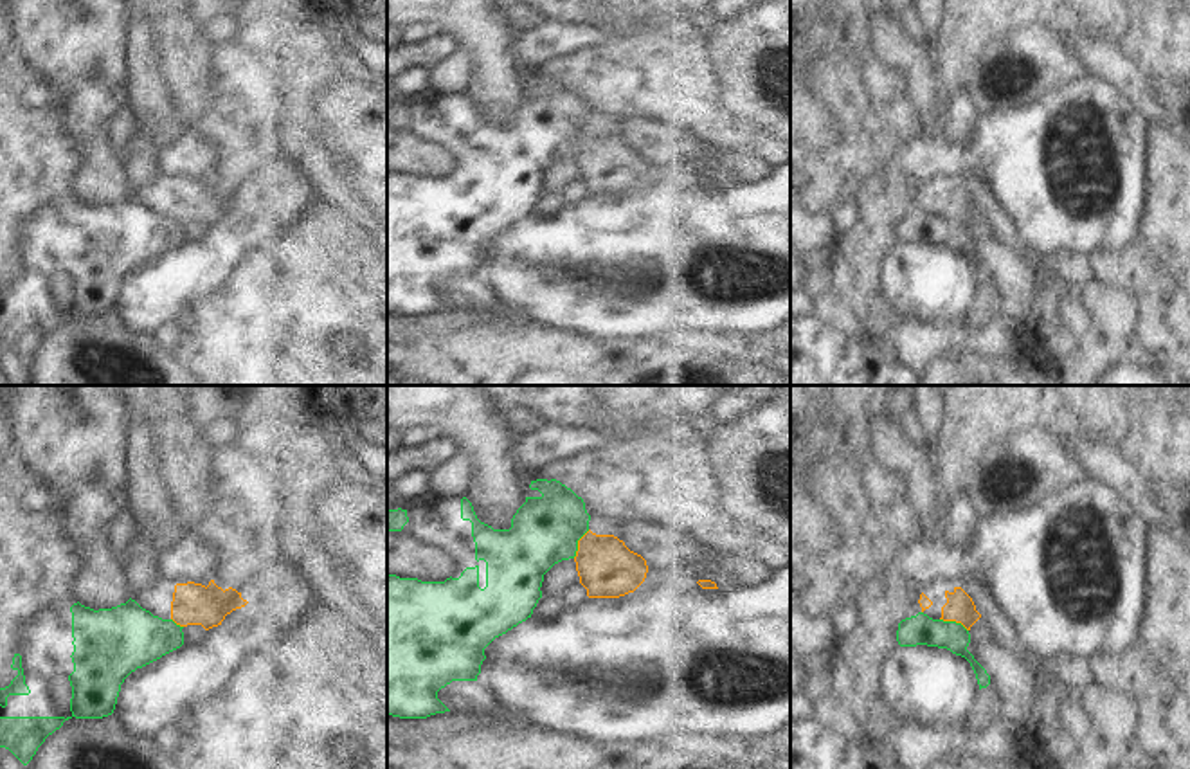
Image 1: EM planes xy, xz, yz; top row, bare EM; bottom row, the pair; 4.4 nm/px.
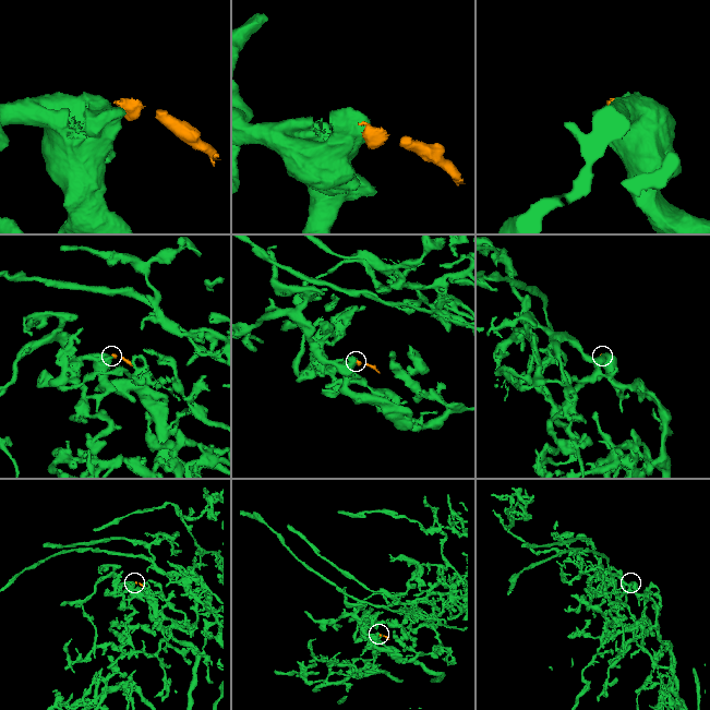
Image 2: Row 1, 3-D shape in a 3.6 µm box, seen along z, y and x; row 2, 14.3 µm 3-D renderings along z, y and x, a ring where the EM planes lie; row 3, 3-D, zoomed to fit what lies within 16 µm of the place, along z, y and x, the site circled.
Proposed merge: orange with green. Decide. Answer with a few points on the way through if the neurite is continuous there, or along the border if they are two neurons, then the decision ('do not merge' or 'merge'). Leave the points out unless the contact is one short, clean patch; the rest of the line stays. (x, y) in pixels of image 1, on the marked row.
do not merge

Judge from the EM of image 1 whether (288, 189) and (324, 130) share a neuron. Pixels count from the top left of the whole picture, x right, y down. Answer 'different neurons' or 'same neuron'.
different neurons

